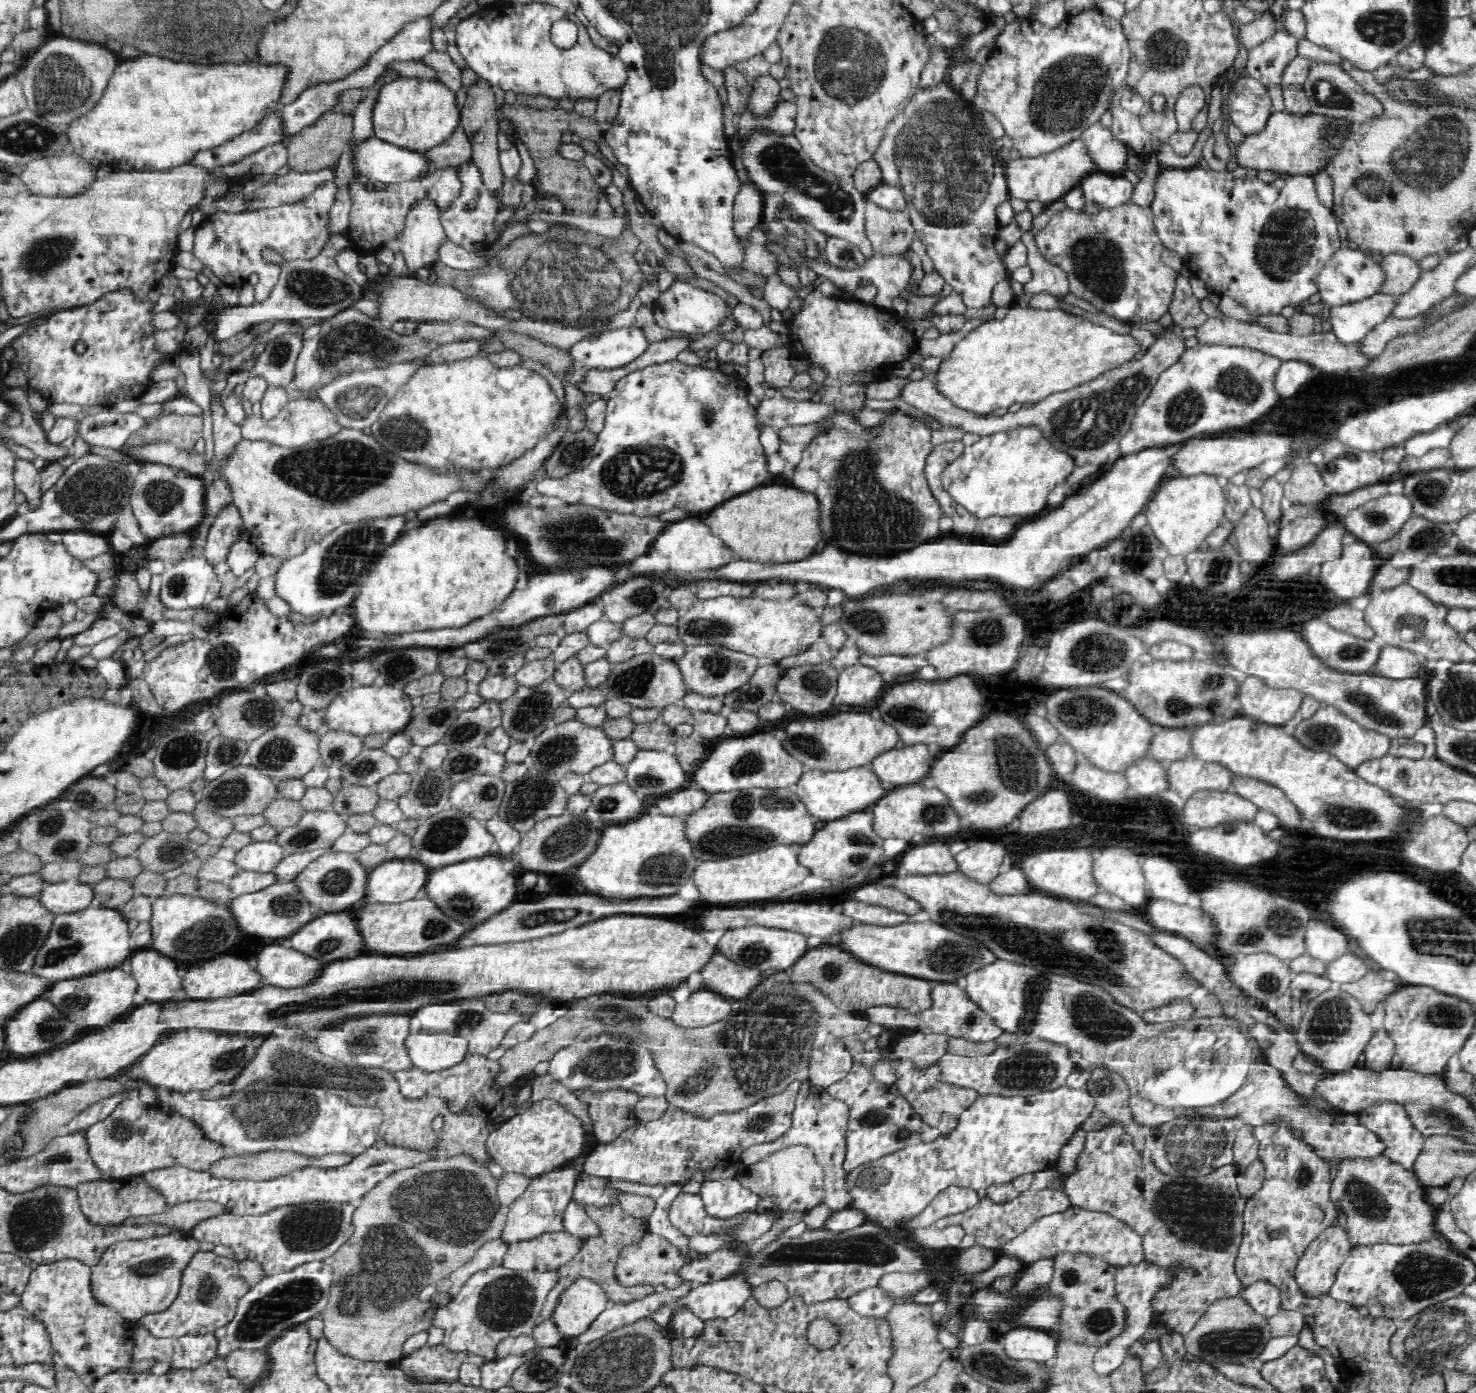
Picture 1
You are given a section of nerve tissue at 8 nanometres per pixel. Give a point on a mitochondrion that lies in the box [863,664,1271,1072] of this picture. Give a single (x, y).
(1048, 946)

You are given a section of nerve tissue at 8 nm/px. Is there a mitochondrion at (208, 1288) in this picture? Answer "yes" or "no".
yes

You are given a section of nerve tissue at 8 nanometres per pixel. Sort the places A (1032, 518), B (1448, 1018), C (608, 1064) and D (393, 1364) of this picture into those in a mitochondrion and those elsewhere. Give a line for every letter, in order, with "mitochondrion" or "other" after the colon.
A: other
B: mitochondrion
C: mitochondrion
D: other

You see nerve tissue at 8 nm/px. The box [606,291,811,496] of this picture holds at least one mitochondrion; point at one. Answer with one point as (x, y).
(707, 412)

